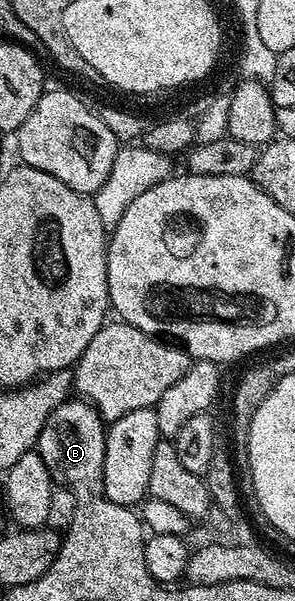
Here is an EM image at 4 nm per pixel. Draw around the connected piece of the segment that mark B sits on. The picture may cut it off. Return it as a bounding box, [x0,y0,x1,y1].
[36,397,107,504]

